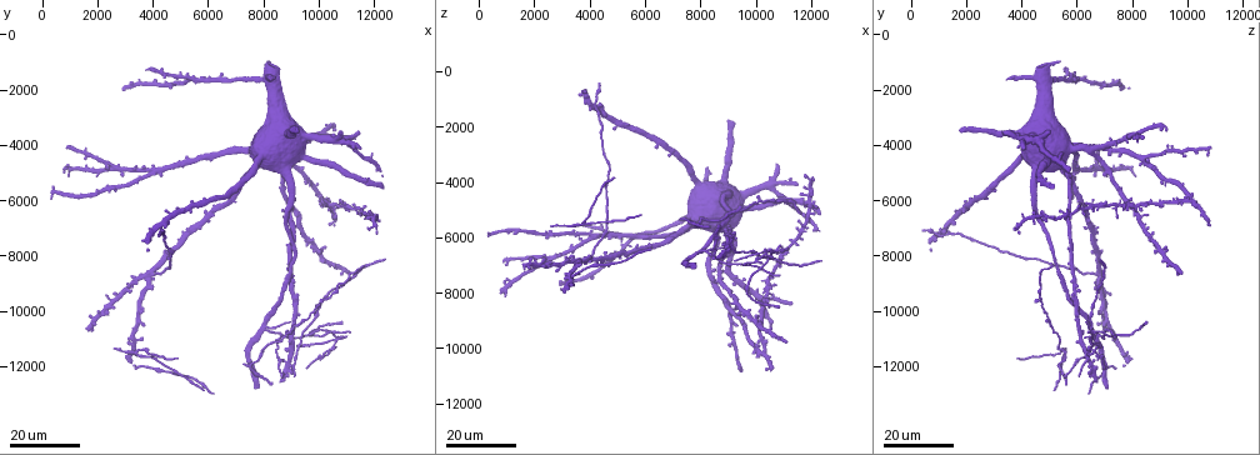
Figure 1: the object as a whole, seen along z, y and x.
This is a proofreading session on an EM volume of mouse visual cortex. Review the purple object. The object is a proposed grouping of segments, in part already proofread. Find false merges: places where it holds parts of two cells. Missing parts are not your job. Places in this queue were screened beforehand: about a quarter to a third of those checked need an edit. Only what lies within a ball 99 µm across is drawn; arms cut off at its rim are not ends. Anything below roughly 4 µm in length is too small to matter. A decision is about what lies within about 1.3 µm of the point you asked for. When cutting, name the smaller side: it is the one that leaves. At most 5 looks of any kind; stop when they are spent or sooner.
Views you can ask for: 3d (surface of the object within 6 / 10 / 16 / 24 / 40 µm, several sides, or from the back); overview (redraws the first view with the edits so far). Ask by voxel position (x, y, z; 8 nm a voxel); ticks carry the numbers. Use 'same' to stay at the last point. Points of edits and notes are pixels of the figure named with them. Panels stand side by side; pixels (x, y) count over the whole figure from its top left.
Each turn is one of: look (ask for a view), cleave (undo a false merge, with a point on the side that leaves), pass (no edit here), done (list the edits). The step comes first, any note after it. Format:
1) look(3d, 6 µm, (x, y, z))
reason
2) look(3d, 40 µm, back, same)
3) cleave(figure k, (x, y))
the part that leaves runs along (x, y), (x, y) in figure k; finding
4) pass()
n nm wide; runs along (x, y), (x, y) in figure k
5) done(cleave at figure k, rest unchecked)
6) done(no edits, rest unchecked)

look(3d, 24 µm, (8000, 10800, 6500))

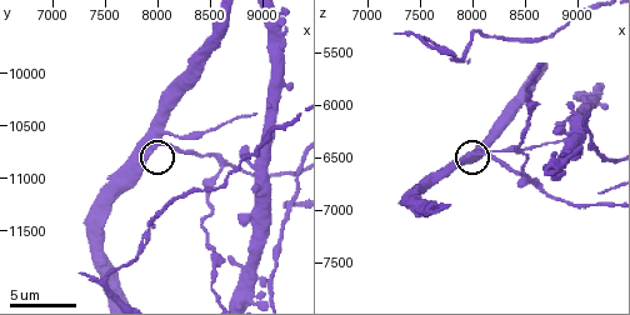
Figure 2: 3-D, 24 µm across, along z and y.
look(3d, 10 µm, (8020, 10660, 6460))

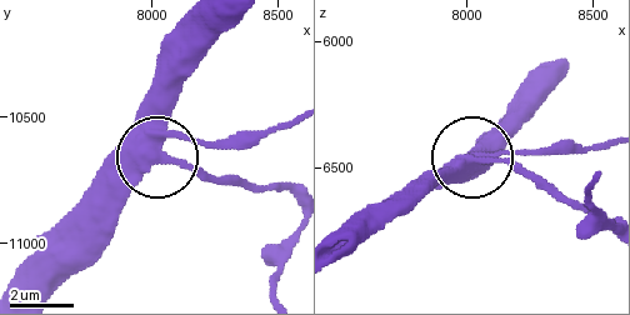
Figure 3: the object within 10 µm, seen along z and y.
cleave(figure 3, (198, 168))
the part that leaves runs along (154, 149), (264, 190), (288, 190) in figure 3; two cells meet here

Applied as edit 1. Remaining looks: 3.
look(overview)
see it whole again

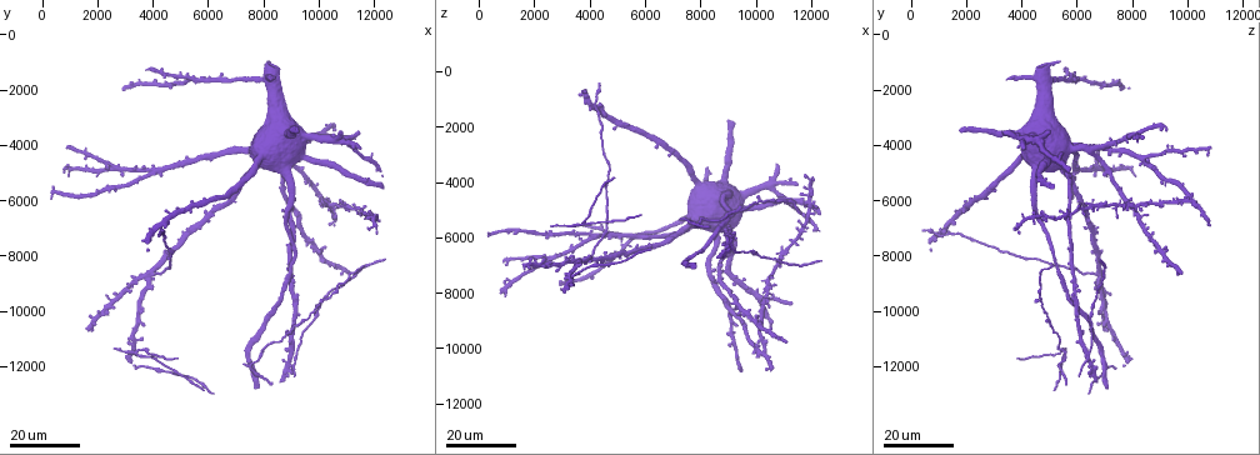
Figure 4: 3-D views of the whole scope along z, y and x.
look(3d, 24 µm, (7500, 12000, 5400))
side arm on a straight run

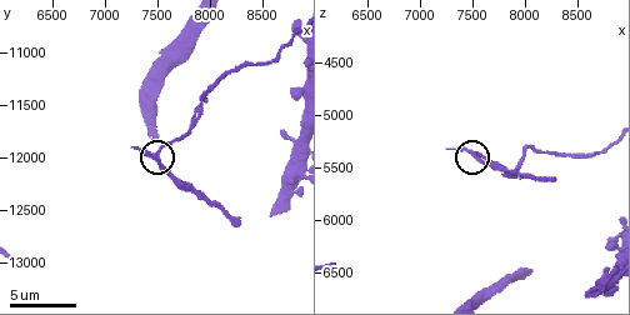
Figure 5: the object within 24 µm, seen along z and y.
look(3d, 10 µm, (7520, 12000, 5380))

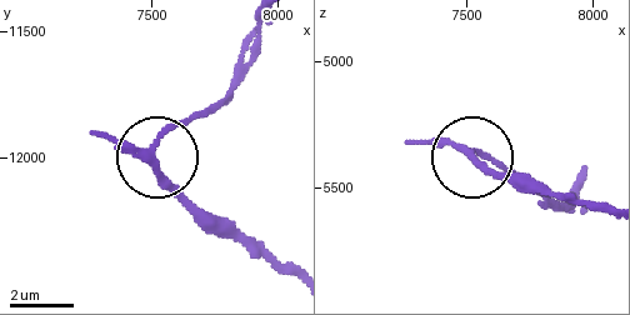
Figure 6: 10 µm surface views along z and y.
pass()
continuous, no second cell

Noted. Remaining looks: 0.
done(cleave at figure 3, rest unchecked)

